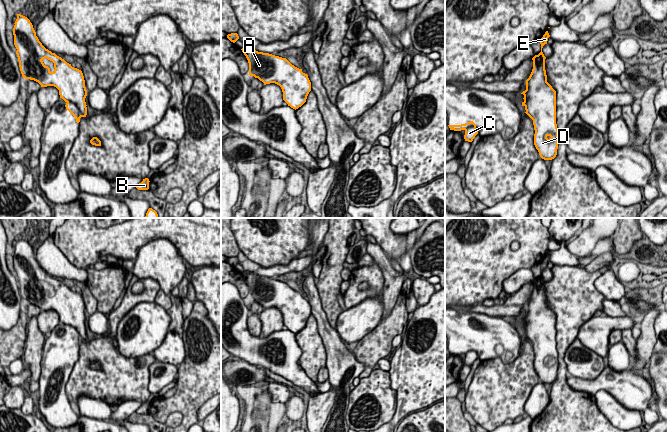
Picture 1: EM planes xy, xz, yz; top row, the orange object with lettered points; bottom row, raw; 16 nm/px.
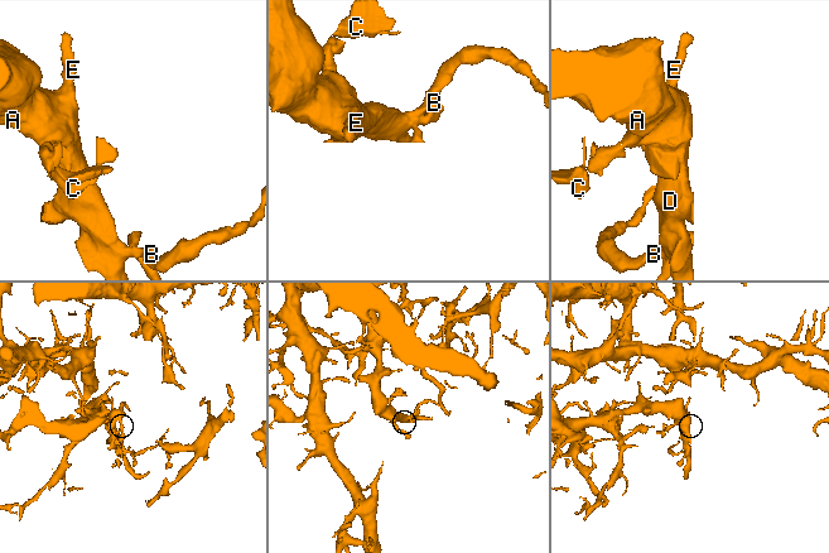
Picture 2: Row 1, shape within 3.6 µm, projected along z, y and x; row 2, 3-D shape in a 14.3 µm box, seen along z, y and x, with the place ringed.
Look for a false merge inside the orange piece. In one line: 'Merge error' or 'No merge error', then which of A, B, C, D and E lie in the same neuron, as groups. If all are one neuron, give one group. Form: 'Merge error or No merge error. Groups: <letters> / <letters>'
No merge error. Groups: A B C D E

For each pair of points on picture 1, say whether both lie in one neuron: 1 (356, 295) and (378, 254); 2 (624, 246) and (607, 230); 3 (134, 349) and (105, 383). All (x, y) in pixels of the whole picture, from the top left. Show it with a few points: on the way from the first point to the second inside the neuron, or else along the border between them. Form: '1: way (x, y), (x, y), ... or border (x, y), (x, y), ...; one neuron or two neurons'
1: border (373, 259), (382, 272), (383, 283); two neurons
2: border (619, 228), (611, 238); two neurons
3: border (116, 347), (127, 357), (138, 357), (150, 352); two neurons

